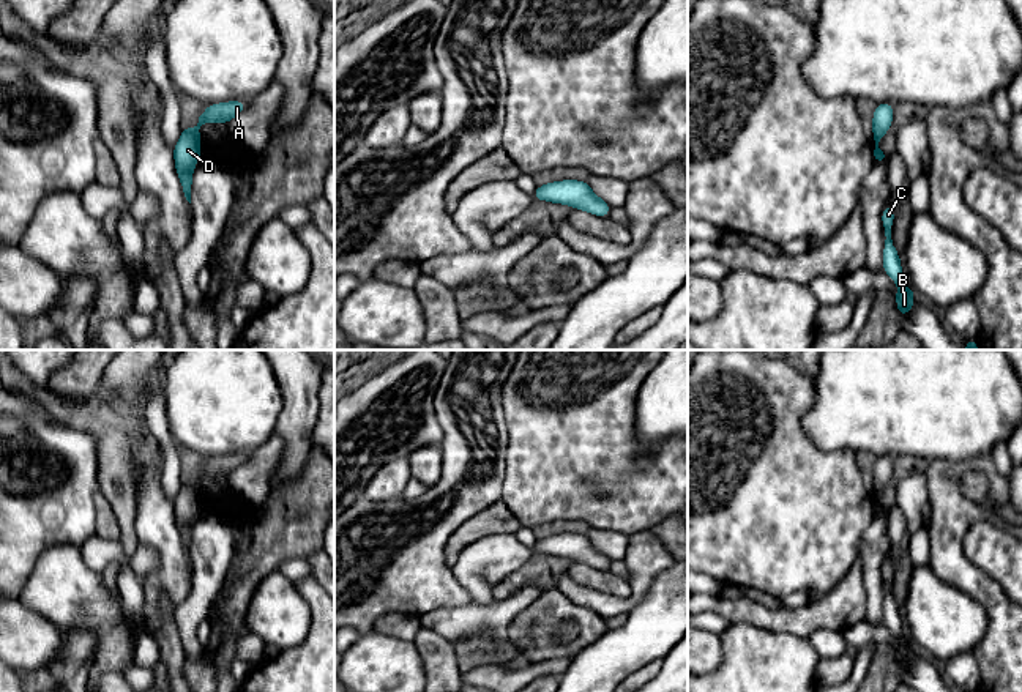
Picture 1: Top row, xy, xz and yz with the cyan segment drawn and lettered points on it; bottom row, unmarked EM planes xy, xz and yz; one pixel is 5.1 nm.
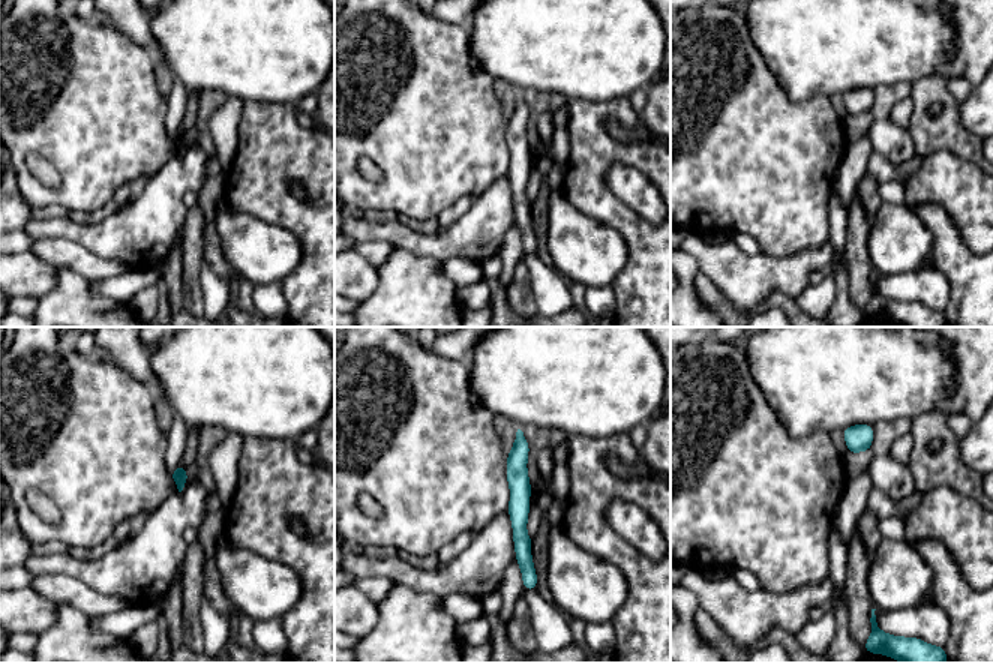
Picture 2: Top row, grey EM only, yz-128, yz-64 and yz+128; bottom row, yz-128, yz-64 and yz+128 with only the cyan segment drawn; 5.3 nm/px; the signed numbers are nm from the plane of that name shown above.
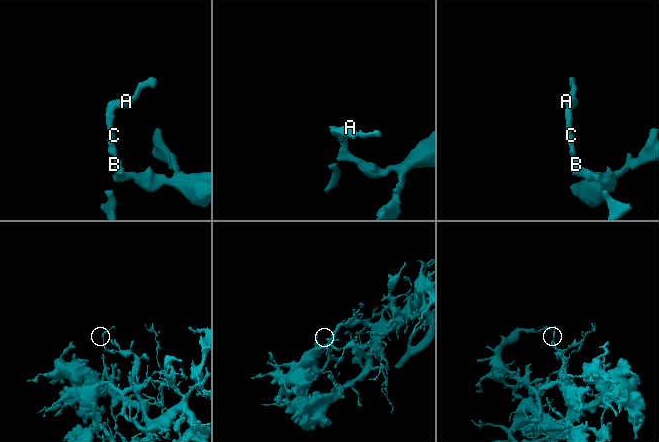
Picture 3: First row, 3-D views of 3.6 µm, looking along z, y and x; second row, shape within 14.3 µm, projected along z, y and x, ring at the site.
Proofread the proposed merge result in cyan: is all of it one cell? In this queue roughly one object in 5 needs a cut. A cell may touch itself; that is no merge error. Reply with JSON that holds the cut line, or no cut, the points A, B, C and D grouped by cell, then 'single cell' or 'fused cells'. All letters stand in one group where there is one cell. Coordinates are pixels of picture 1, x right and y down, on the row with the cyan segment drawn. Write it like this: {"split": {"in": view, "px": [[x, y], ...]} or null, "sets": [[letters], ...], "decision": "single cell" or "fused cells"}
{"split": null, "sets": [["A", "B", "C", "D"]], "decision": "single cell"}

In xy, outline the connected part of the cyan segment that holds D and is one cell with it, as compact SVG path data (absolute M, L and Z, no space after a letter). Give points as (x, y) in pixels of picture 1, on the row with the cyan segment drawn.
M229 101L219 104L208 104L205 112L199 117L196 128L185 126L181 136L173 147L175 169L181 183L186 200L191 203L192 169L200 159L200 134L199 129L205 123L230 123L233 117L248 109L246 101Z

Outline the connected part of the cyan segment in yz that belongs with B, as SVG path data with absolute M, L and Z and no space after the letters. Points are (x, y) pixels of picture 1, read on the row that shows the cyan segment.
M886 203L882 211L882 225L885 230L885 246L883 246L883 273L897 285L896 306L899 309L899 318L905 317L915 301L915 292L910 287L905 287L901 281L902 263L899 254L891 240L891 230L894 222L894 208L891 203Z

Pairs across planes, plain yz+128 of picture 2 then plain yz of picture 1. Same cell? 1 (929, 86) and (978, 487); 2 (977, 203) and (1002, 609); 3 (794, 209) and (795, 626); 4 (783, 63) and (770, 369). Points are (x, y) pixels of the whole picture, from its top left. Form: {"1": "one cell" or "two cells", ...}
{"1": "two cells", "2": "two cells", "3": "two cells", "4": "two cells"}

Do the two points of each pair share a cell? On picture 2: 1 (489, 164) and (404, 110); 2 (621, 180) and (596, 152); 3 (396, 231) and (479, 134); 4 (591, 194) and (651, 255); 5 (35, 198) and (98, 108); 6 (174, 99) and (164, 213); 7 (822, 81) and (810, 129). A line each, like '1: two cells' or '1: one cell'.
1: one cell
2: two cells
3: two cells
4: one cell
5: one cell
6: two cells
7: two cells

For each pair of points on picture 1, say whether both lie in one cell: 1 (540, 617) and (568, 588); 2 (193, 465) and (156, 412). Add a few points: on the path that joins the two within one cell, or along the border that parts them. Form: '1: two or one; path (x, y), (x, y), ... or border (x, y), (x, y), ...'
1: two; border (555, 587), (595, 612)
2: two; border (180, 454), (180, 472), (185, 478)

